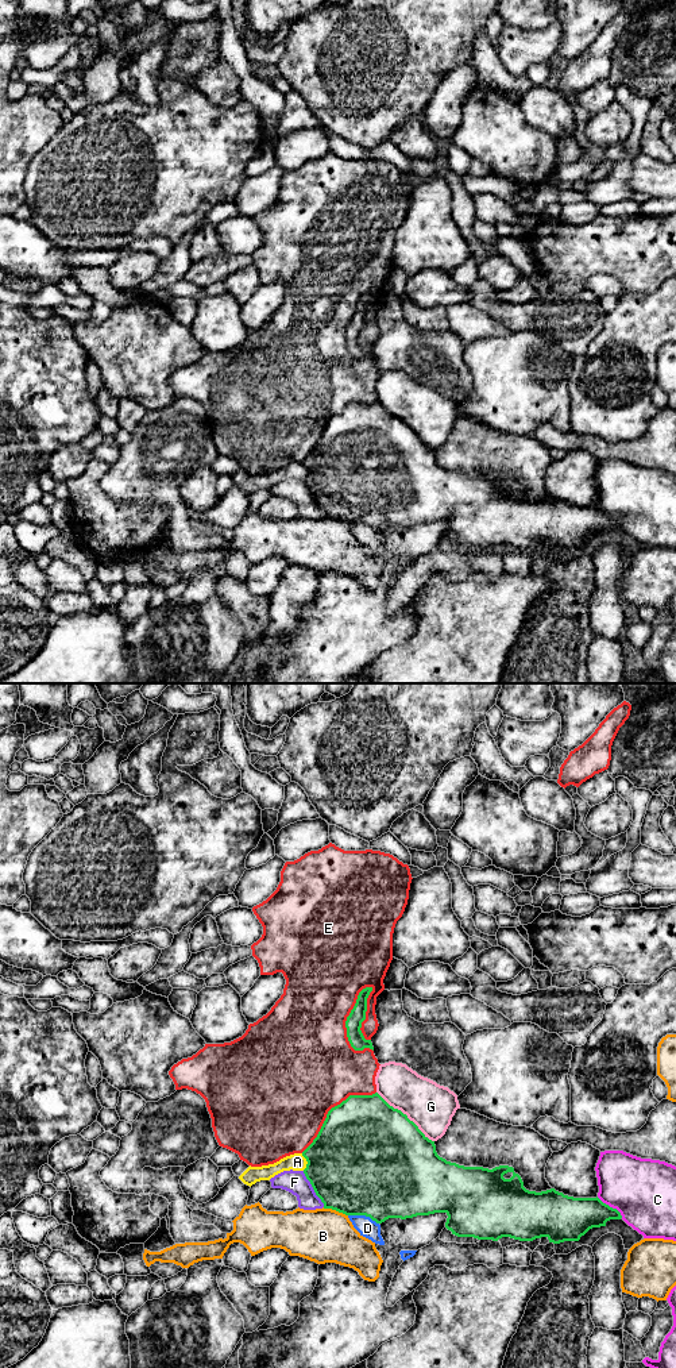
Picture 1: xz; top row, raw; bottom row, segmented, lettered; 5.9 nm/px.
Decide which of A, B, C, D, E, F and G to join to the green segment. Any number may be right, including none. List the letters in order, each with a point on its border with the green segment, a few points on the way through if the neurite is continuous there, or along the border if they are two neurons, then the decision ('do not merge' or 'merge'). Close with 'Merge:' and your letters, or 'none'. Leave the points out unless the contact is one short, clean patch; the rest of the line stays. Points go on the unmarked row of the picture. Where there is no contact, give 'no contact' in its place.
A: xz (306, 469) | do not merge
B: xz (335, 517) | do not merge
C: xz (609, 515) | do not merge
D: xz (363, 523) | do not merge
E: xz (348, 324) | merge
F: xz (313, 497) | do not merge
G: xz (405, 423) | do not merge
Merge: E

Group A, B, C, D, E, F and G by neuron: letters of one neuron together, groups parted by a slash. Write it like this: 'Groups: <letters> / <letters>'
Groups: A / B / C / D / E / F / G

